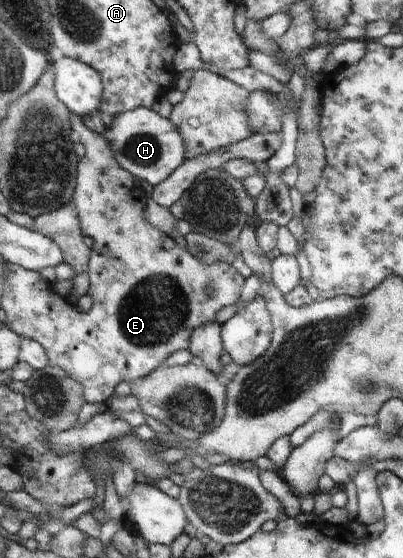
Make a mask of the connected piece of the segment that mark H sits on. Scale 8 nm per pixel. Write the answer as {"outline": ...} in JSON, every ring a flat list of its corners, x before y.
{"outline":[[139,107,122,112,106,127,104,136,112,145,112,151,116,153,119,163,133,176,143,178,153,187,163,183,186,160,184,137,172,121,152,109]]}

